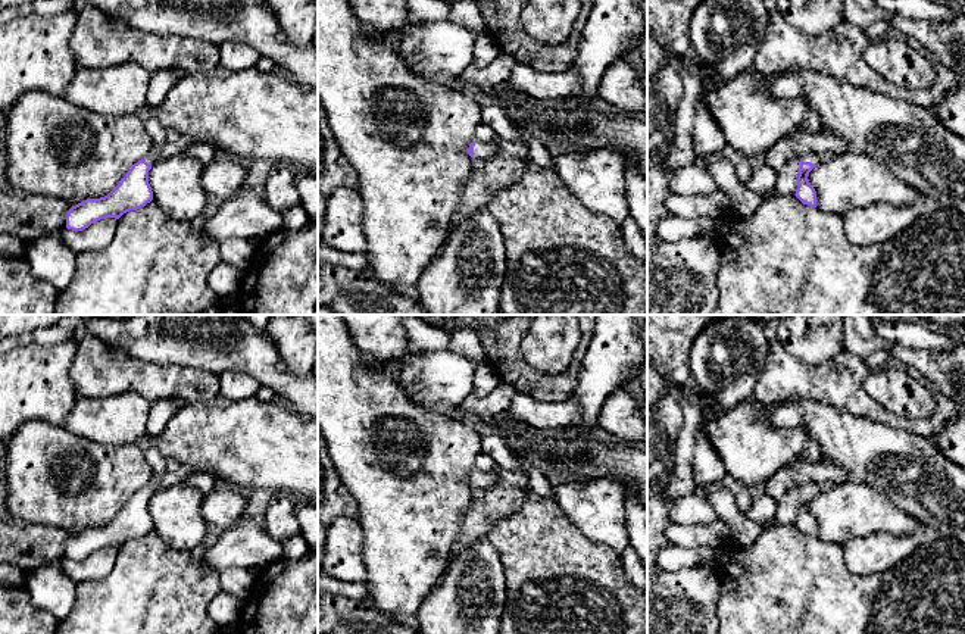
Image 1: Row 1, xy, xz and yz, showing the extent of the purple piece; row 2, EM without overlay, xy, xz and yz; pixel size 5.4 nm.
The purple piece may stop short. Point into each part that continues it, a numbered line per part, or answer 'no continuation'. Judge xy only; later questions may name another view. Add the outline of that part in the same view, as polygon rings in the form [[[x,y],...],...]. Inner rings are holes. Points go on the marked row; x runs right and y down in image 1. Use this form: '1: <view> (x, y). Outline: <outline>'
1: xy (175, 143). Outline: [[[174,129],[165,131],[166,140],[165,144],[160,147],[152,147],[149,154],[146,156],[147,163],[156,163],[160,160],[165,160],[168,157],[181,154],[187,147],[196,144],[196,143],[207,143],[212,144],[207,140],[197,140],[184,134],[179,134]]]

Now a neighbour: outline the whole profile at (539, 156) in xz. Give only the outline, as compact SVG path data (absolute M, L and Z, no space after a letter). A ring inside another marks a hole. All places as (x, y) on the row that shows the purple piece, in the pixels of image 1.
M534 131L528 135L528 160L534 168L555 168L555 159L543 144L541 137Z

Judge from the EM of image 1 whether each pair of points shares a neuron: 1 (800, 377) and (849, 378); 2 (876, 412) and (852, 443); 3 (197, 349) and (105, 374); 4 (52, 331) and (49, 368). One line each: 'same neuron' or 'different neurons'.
1: same neuron
2: different neurons
3: different neurons
4: different neurons

